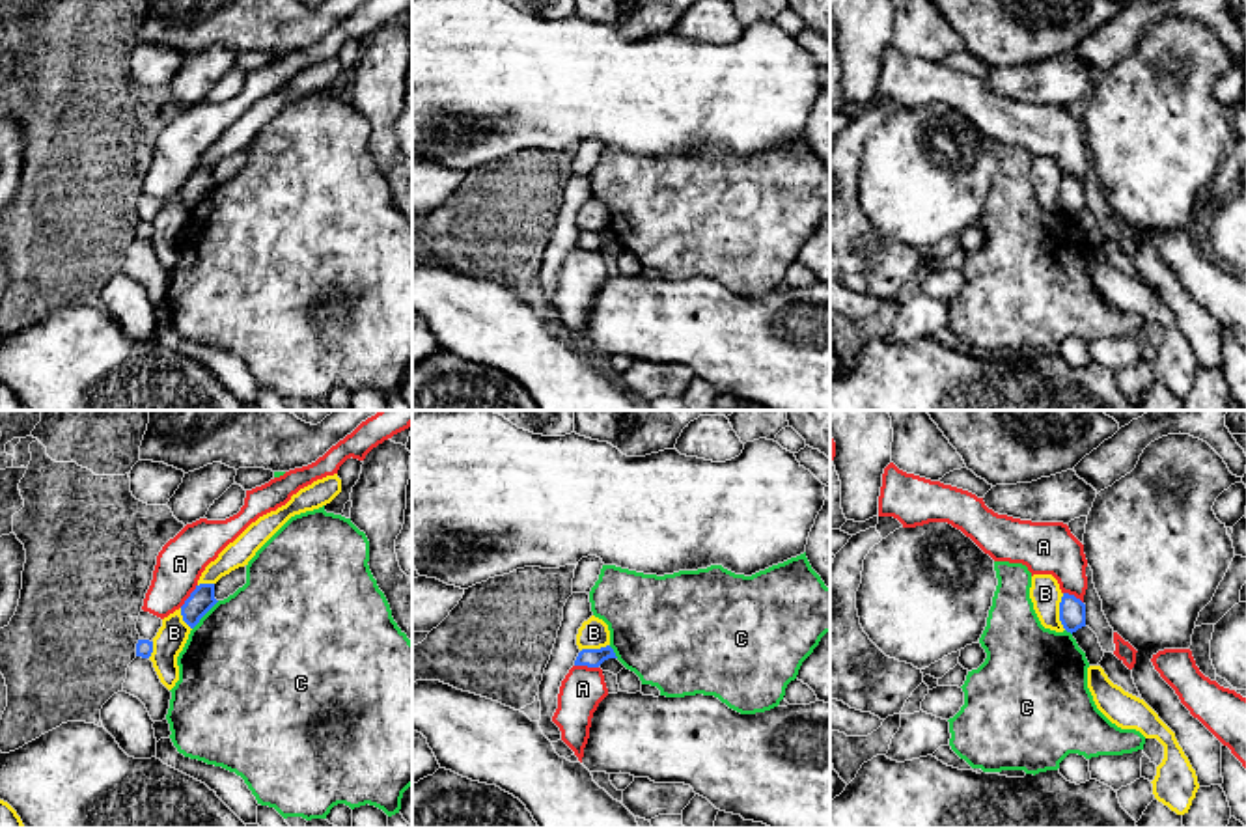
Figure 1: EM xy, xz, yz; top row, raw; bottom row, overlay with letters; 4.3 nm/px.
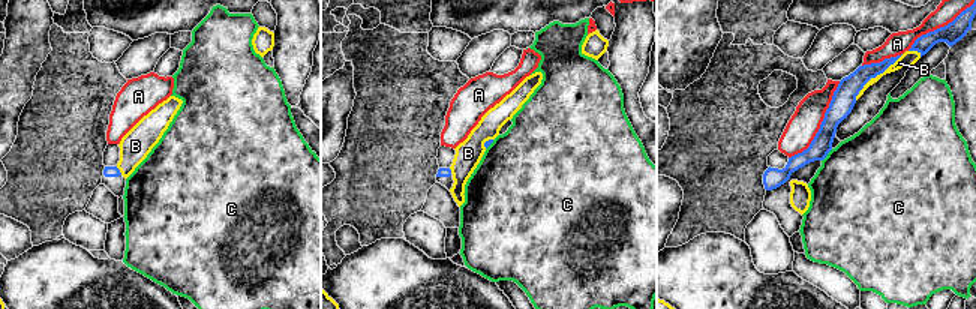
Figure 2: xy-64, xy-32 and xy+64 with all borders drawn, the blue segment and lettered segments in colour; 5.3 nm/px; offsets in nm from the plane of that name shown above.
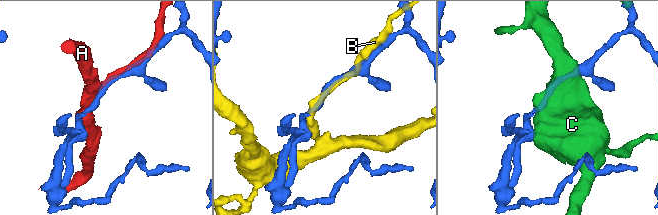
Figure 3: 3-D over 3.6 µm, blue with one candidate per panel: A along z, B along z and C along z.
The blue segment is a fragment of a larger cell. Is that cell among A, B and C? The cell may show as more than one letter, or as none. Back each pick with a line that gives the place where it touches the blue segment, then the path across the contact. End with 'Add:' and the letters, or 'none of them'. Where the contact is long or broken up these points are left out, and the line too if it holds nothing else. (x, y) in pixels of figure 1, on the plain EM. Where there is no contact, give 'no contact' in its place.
B: contact yz (1060, 194)
Add: B

